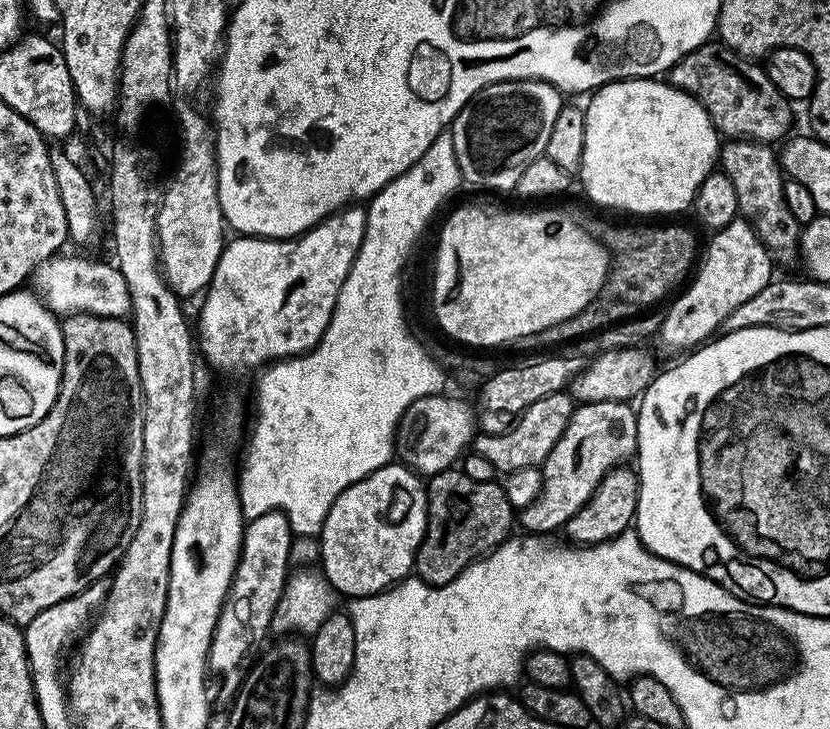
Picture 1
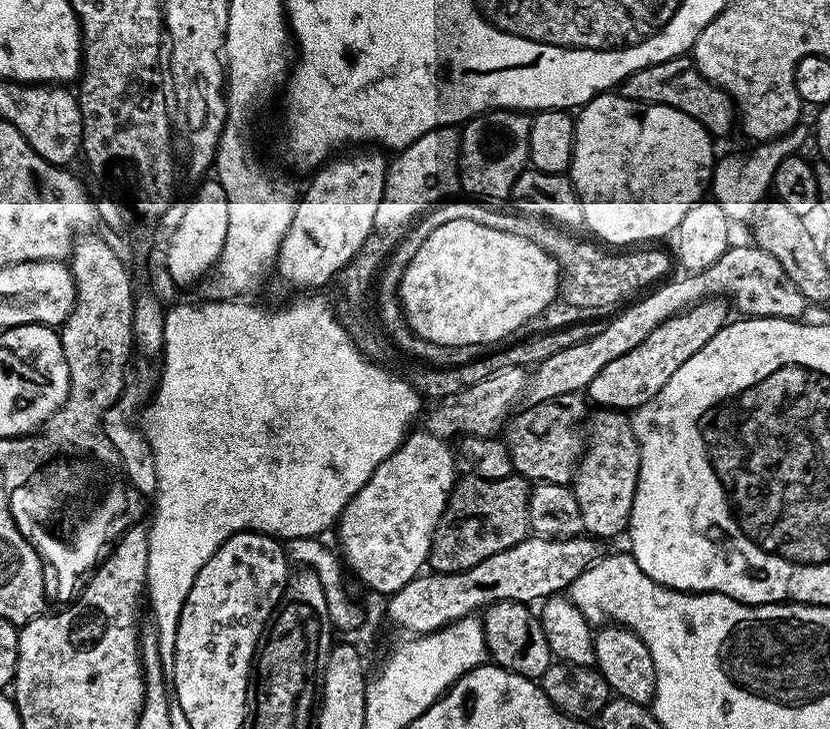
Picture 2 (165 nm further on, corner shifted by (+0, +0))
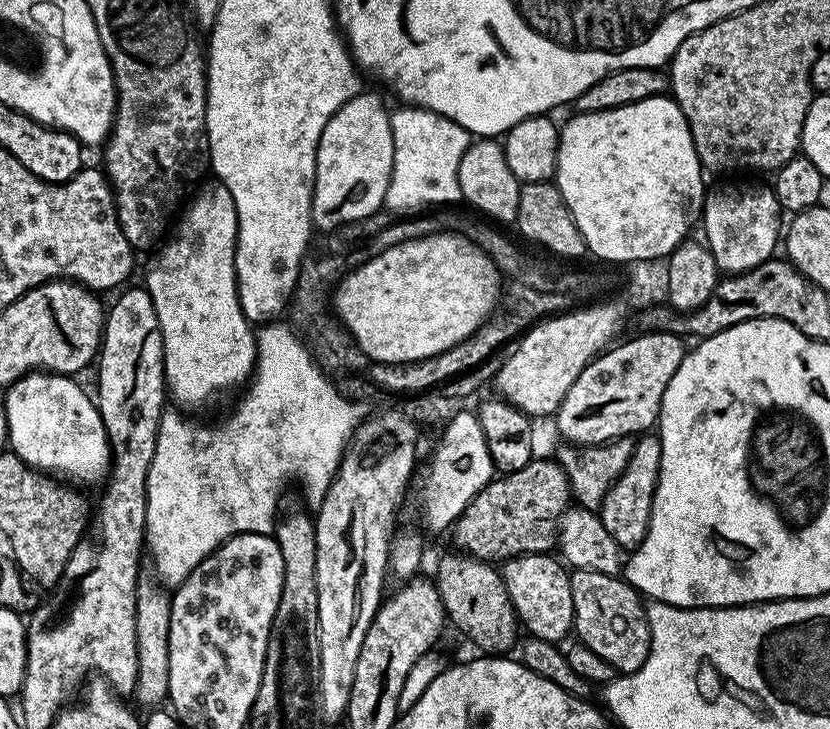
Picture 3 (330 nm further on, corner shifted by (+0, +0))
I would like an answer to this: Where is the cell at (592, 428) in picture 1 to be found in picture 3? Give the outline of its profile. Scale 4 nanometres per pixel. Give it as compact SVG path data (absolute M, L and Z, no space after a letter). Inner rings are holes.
M644 434L636 440L636 449L620 477L612 483L598 515L610 538L618 542L622 550L637 548L646 538L650 526L650 510L654 502L654 490L658 486L658 470L662 466L662 446L656 434Z

